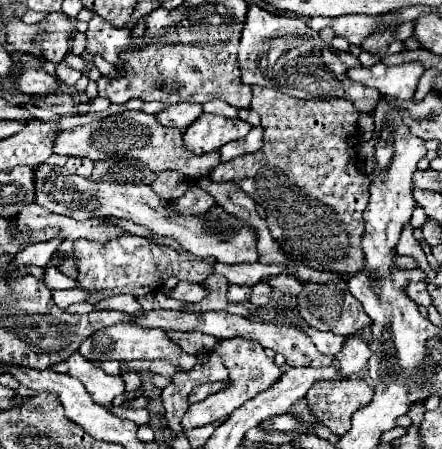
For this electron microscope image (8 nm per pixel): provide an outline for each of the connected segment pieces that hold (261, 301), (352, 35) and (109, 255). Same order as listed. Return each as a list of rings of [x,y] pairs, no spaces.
[[[259,282],[259,284],[253,286],[253,296],[251,296],[251,304],[253,306],[257,306],[257,308],[259,306],[267,306],[271,302],[271,298],[273,298],[273,288],[269,284]]]
[[[339,16],[331,20],[329,28],[335,36],[343,36],[351,44],[359,44],[375,30],[375,16]]]
[[[121,234],[105,244],[91,242],[91,240],[75,240],[73,256],[77,260],[77,288],[89,290],[91,296],[87,298],[89,304],[97,304],[115,294],[131,294],[131,296],[145,296],[163,286],[169,276],[177,276],[185,282],[203,282],[209,274],[213,274],[213,266],[217,264],[215,258],[199,258],[191,256],[189,252],[179,252],[171,246],[157,244],[153,240]]]

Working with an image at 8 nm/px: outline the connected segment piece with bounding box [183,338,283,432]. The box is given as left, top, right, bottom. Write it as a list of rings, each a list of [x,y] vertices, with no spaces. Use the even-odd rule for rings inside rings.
[[[223,340],[215,354],[219,354],[223,358],[223,363],[229,371],[229,377],[233,377],[233,383],[227,384],[227,388],[219,390],[217,394],[207,396],[203,402],[191,404],[187,414],[183,416],[183,432],[189,432],[193,428],[211,424],[223,416],[229,416],[235,408],[239,408],[243,402],[255,397],[259,392],[271,388],[271,384],[275,384],[279,380],[279,376],[283,376],[283,370],[273,362],[273,358],[269,358],[263,350],[261,344],[255,344],[253,340]]]

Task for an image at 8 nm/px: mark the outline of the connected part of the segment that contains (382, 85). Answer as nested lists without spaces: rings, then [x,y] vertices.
[[[377,62],[369,68],[363,68],[363,66],[349,68],[347,76],[353,82],[361,82],[363,86],[379,90],[381,96],[409,100],[413,98],[413,92],[423,72],[425,70],[419,62],[407,62],[399,66],[387,66],[383,62]]]

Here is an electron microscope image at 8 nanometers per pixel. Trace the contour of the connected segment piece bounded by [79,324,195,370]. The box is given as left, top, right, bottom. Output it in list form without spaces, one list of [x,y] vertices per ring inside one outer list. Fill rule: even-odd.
[[[115,324],[109,328],[101,328],[99,332],[95,332],[93,336],[89,336],[79,352],[95,362],[103,362],[103,360],[119,360],[119,362],[129,362],[129,360],[169,360],[175,362],[175,366],[181,366],[181,370],[191,370],[195,364],[195,358],[185,354],[171,338],[165,330],[153,330],[153,328],[145,328],[139,324]]]

